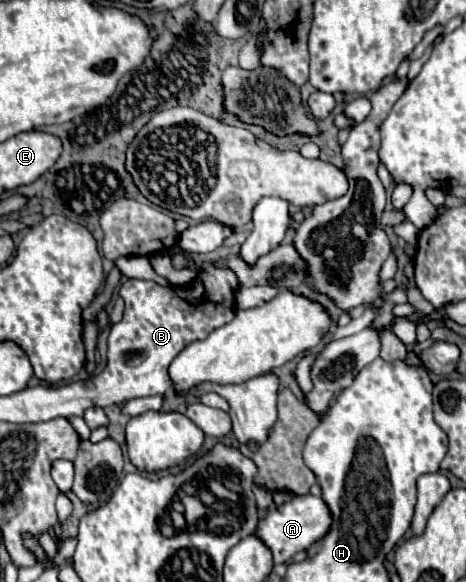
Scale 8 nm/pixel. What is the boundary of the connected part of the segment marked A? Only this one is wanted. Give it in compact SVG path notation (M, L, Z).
M306 494L306 496L294 496L284 506L270 510L268 516L264 520L260 520L256 536L260 540L264 540L264 544L272 550L274 564L282 564L282 562L290 562L296 552L306 550L314 542L324 538L330 530L330 524L332 524L332 514L330 514L330 508L326 506L326 502L320 496Z

